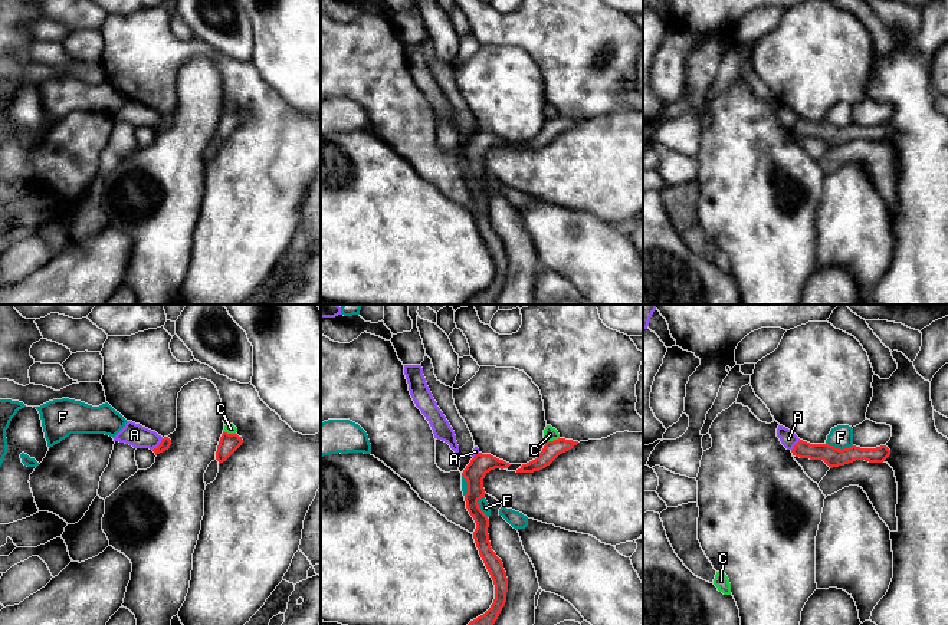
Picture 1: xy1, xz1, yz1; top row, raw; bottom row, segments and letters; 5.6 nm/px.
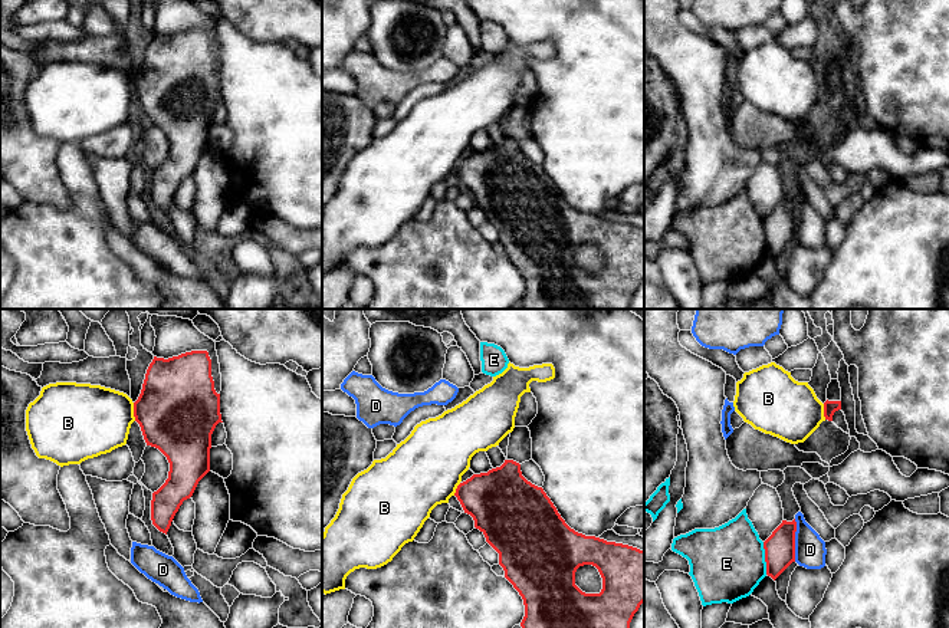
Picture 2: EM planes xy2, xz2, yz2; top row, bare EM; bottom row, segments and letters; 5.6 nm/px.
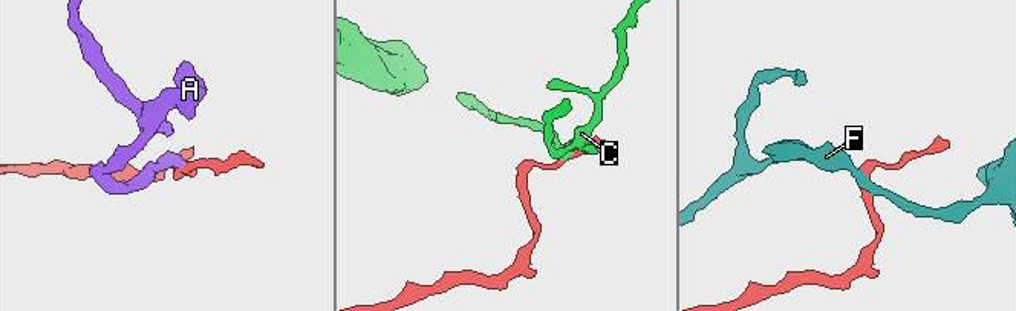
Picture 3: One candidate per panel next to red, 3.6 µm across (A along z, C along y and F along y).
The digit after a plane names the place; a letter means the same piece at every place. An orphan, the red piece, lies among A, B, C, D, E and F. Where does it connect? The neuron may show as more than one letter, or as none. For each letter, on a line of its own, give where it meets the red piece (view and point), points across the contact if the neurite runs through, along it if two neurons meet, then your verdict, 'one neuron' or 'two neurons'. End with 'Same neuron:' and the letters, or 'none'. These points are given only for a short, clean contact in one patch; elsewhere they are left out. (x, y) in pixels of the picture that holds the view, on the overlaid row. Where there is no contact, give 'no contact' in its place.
A: contact xy1 (160, 444); border xy1 (163, 438), (153, 450); two neurons
B: contact xy2 (134, 411); border xy2 (133, 403), (135, 420); two neurons
C: contact xz1 (554, 440); border xz1 (558, 437), (547, 441); two neurons
D: contact yz2 (794, 541); border yz2 (794, 519), (795, 561); two neurons
E: contact yz2 (765, 558); border yz2 (762, 542), (767, 574); two neurons
F: contact yz1 (837, 448); border yz1 (826, 443), (839, 448), (852, 446); two neurons
Same neuron: none

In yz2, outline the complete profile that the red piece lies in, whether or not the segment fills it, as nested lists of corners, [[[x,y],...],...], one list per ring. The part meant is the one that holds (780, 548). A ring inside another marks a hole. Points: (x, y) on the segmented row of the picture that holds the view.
[[[797,522],[782,523],[764,542],[766,575],[774,581],[795,562],[795,532]]]

